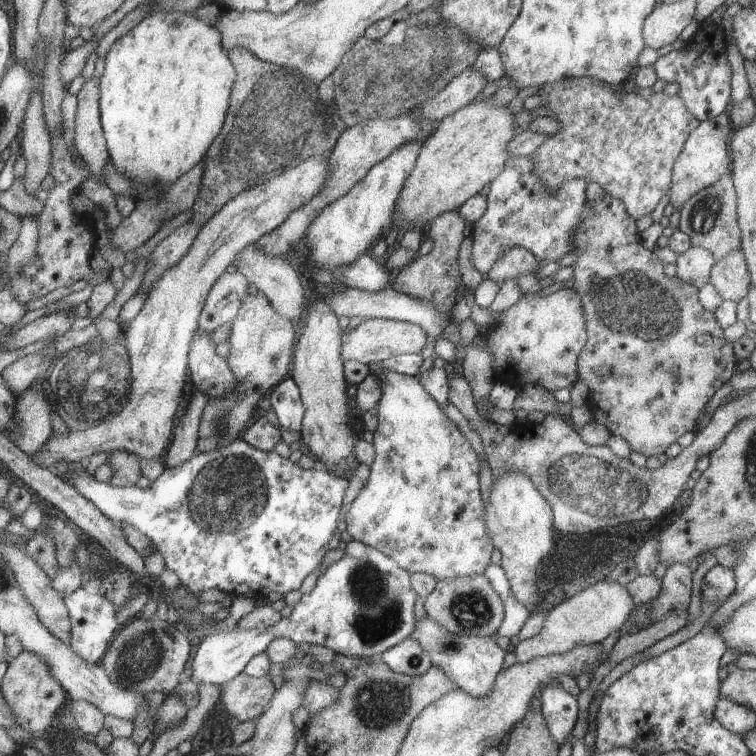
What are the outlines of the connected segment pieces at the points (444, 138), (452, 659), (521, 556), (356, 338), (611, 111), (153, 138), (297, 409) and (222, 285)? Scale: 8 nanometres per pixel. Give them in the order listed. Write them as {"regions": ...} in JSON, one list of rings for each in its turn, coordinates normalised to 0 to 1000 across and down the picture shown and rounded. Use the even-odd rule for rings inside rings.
{"regions":[[[[648,130],[639,135],[627,132],[619,140],[583,159],[575,175],[562,183],[549,222],[544,225],[526,259],[517,294],[519,302],[524,302],[529,310],[540,304],[556,306],[558,299],[567,299],[575,287],[595,279],[606,279],[619,265],[632,258],[632,251],[638,251],[646,241],[653,239],[665,228],[667,218],[675,208],[671,200],[672,190],[685,177],[680,169],[680,155],[669,139],[653,140]]],[[[563,813],[563,817],[550,827],[550,839],[545,841],[570,868],[571,876],[590,889],[620,919],[630,922],[646,921],[655,910],[655,902],[664,889],[664,878],[669,878],[669,860],[664,860],[647,843],[627,840],[602,840],[585,825]]],[[[669,622],[653,632],[648,651],[648,664],[643,667],[640,683],[646,685],[644,700],[649,717],[664,733],[663,750],[668,754],[683,794],[701,810],[712,804],[712,749],[717,738],[730,728],[729,668],[709,646],[701,630],[687,623]]],[[[483,422],[476,430],[454,442],[452,476],[481,484],[533,468],[556,468],[562,458],[562,437],[553,430],[519,422]]],[[[780,102],[741,104],[730,111],[714,114],[710,126],[717,130],[717,139],[735,151],[735,159],[741,163],[741,172],[725,179],[720,184],[720,188],[716,188],[716,192],[705,201],[708,225],[712,226],[713,235],[724,243],[724,249],[728,253],[733,253],[743,242],[757,237],[772,237],[778,242],[788,241],[791,246],[795,246],[799,250],[799,254],[810,258],[813,263],[823,265],[829,274],[831,283],[841,292],[847,291],[849,287],[861,284],[865,275],[873,270],[873,265],[886,254],[888,230],[890,229],[892,216],[897,212],[913,177],[918,176],[927,163],[927,160],[909,144],[907,138],[897,124],[888,127],[880,124],[878,120],[874,120],[860,124],[857,130],[851,130],[847,124],[829,119],[825,111],[811,115],[794,104]]],[[[217,13],[193,20],[148,60],[131,104],[131,149],[144,212],[156,230],[190,245],[222,249],[271,212],[296,169],[304,116],[313,102],[294,53],[283,33],[250,17]]],[[[380,500],[369,505],[369,509],[360,515],[360,521],[356,521],[356,528],[370,563],[397,574],[405,538],[390,501]]],[[[296,361],[275,388],[262,437],[280,440],[288,431],[306,427],[329,389],[328,377],[329,370],[320,361]]]]}

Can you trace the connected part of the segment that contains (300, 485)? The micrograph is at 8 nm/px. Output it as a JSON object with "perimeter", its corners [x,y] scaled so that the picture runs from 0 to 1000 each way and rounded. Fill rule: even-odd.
{"perimeter":[[[320,579],[312,581],[296,593],[278,597],[276,599],[262,599],[257,606],[243,610],[231,618],[221,619],[206,635],[201,636],[201,642],[187,647],[180,642],[173,644],[151,644],[146,638],[131,636],[114,623],[114,611],[94,612],[90,610],[79,610],[74,614],[71,623],[74,627],[89,628],[89,638],[94,639],[104,652],[123,664],[132,677],[152,693],[167,692],[184,701],[190,709],[194,709],[202,717],[205,728],[209,728],[217,738],[218,751],[231,757],[239,772],[255,784],[267,783],[275,779],[288,779],[302,787],[328,788],[336,794],[352,792],[354,786],[360,783],[370,783],[370,786],[381,786],[386,780],[394,780],[402,770],[402,765],[418,754],[423,749],[423,743],[429,741],[431,730],[447,725],[447,720],[452,714],[447,706],[447,693],[450,693],[450,677],[452,677],[452,661],[455,661],[455,651],[460,648],[460,635],[446,631],[431,624],[418,624],[418,619],[406,622],[397,619],[394,612],[382,607],[368,603],[364,597],[345,597],[339,591],[331,590]]]}

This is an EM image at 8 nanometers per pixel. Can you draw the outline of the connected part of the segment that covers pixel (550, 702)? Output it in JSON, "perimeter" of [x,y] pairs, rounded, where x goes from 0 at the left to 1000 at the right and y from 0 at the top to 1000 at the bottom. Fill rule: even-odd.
{"perimeter":[[[721,906],[716,918],[712,918],[712,926],[717,930],[718,946],[728,962],[729,972],[741,985],[749,979],[757,979],[755,968],[766,948],[766,931],[763,922],[751,917],[742,907]]]}

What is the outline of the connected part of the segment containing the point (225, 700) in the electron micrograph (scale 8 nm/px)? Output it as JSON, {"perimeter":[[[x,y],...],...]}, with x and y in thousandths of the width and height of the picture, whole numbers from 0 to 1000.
{"perimeter":[[[320,889],[292,905],[292,926],[299,939],[317,955],[340,951],[356,933],[364,910],[356,893],[332,896]]]}

